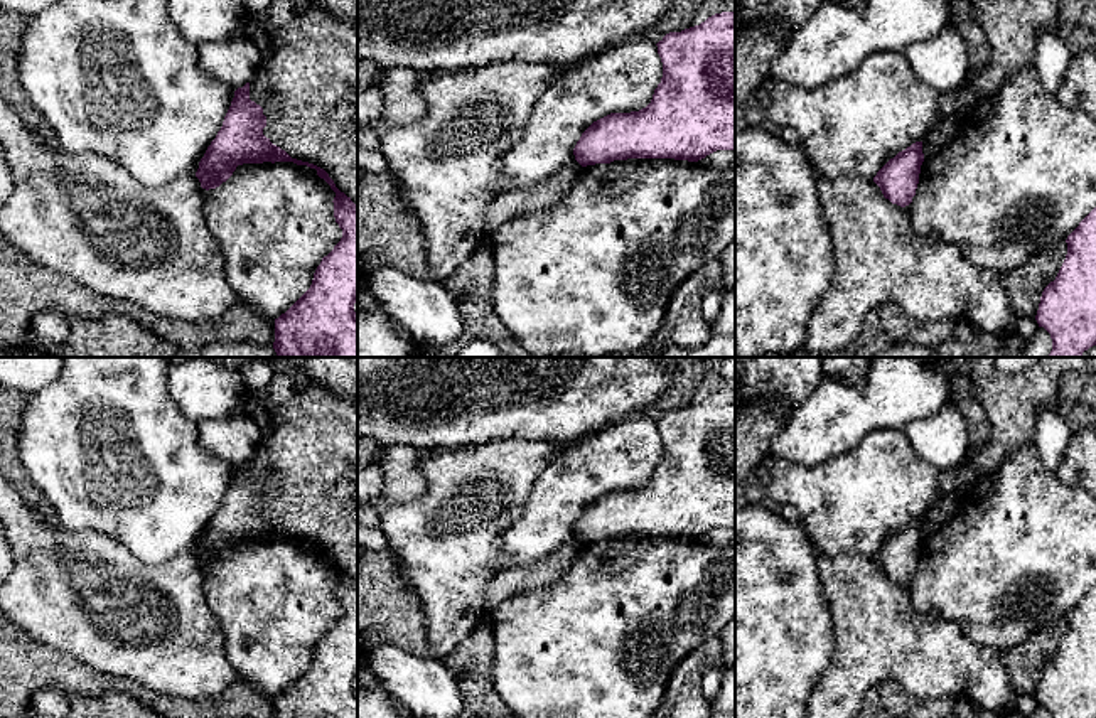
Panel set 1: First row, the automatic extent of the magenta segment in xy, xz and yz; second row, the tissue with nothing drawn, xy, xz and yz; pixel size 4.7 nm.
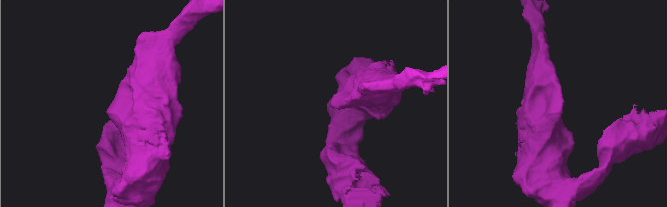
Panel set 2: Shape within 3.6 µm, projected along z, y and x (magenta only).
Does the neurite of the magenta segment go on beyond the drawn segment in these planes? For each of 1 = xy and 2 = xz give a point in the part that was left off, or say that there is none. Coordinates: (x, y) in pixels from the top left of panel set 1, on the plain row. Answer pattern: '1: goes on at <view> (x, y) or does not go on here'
1: does not go on here
2: does not go on here

